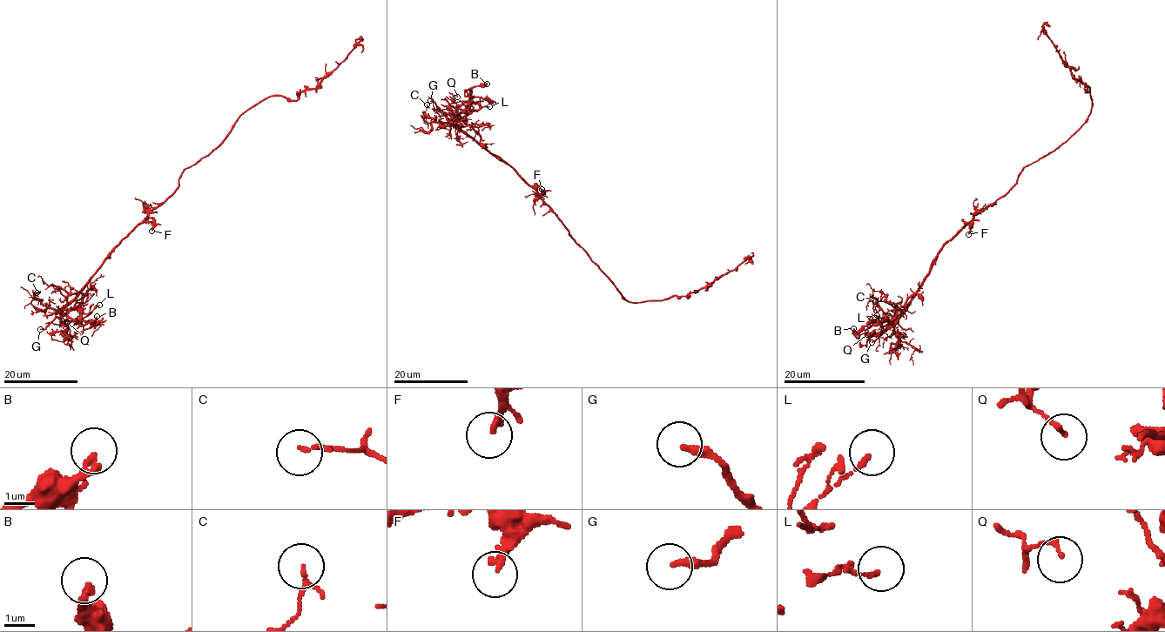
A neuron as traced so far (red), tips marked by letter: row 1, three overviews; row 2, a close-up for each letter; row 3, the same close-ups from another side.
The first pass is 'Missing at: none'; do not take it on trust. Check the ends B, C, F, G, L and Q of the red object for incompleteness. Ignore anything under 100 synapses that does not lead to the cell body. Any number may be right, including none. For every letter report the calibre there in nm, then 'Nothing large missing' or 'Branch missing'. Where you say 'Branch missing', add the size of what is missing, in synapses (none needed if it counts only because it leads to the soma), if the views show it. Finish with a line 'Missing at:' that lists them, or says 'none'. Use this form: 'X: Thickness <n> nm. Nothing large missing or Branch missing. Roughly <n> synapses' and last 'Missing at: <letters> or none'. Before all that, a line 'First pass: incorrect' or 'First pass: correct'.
First pass: incorrect
B: Thickness 300 nm. Nothing large missing
C: Thickness 150 nm. Nothing large missing
F: Thickness 200 nm. Nothing large missing
G: Thickness 260 nm. Branch missing
L: Thickness 140 nm. Nothing large missing
Q: Thickness 130 nm. Nothing large missing
Missing at: G

